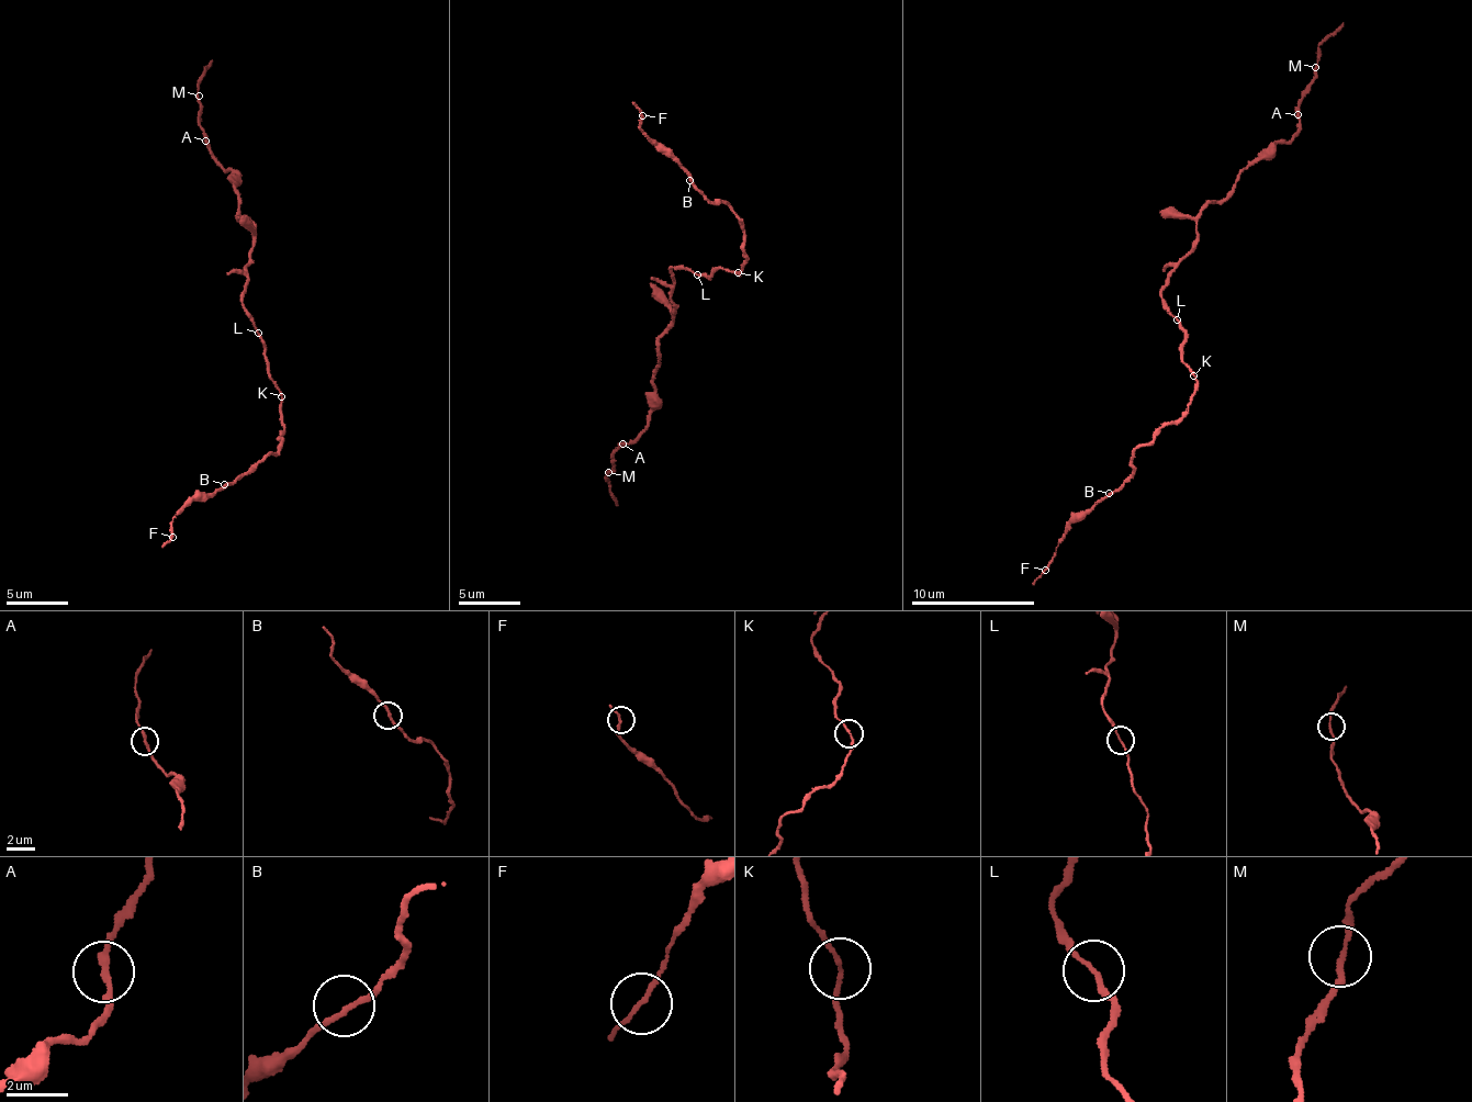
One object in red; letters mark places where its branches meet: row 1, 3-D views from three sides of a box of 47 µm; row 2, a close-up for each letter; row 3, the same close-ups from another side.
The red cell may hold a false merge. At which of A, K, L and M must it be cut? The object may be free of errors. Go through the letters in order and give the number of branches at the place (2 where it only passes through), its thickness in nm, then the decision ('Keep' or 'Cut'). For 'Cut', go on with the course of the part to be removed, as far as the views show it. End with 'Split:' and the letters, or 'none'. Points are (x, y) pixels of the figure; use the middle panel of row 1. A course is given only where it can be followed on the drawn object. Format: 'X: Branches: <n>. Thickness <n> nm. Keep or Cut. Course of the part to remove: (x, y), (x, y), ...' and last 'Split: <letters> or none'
A: Branches: 2. Thickness 200 nm. Keep
K: Branches: 2. Thickness 140 nm. Keep
L: Branches: 2. Thickness 150 nm. Keep
M: Branches: 2. Thickness 150 nm. Keep
Split: none

